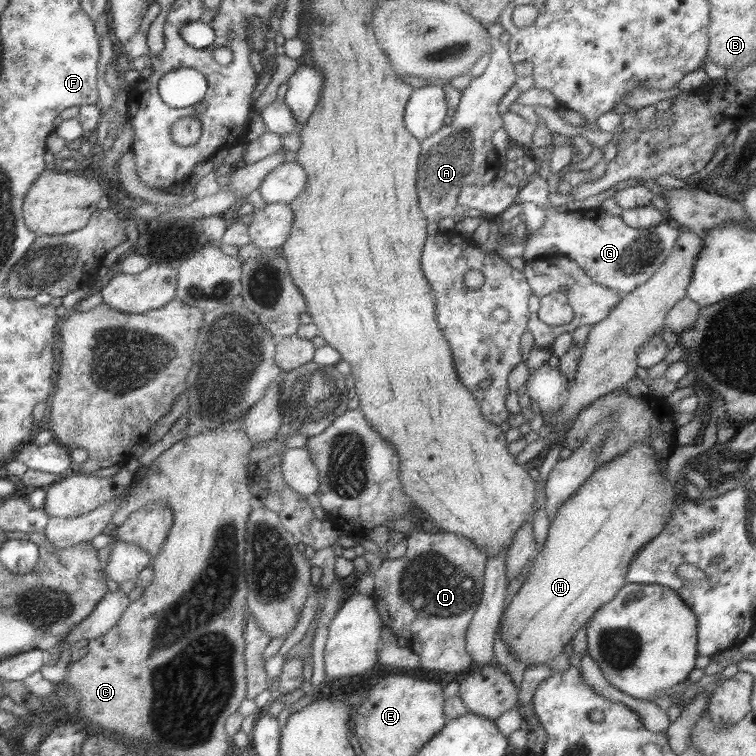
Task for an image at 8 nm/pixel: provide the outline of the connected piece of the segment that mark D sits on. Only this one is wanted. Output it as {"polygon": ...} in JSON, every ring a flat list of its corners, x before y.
{"polygon":[[436,529,431,532,412,530,407,537,405,554,399,559,384,559,374,572,377,610,390,632,408,640,408,645,421,656,422,667,454,672,462,676,470,670,471,653,467,650,467,632,478,612,486,585,489,557,470,538]]}

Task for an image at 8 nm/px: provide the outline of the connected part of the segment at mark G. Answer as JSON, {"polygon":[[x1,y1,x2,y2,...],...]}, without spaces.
{"polygon":[[537,172,533,174,533,178,523,188,519,189,516,198,517,202,533,202,533,204,543,210,546,218,542,228,533,234,527,234,527,242,521,256,524,262,530,261,539,255,549,254,549,248,555,246,557,248,555,254,569,257,578,263,579,268,583,269,583,273,591,281,607,289,615,290,619,298,623,298,623,296,631,292,635,287,642,285,661,266,661,263,667,258,669,251,675,246,675,240,677,240,680,232,678,230,679,226,667,219,650,228,635,229,626,226,621,216,604,213,599,207,581,209,578,206,574,206,568,210,559,210,555,206,552,206,548,200,550,190,546,180,541,178]]}

